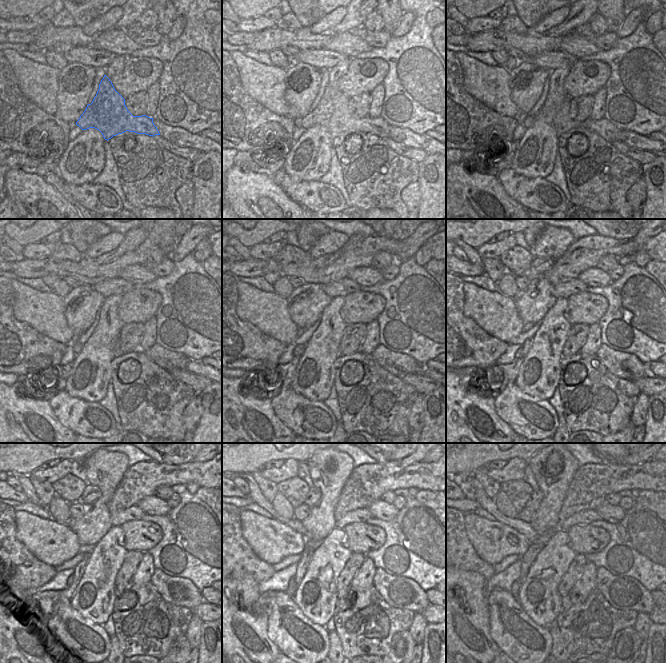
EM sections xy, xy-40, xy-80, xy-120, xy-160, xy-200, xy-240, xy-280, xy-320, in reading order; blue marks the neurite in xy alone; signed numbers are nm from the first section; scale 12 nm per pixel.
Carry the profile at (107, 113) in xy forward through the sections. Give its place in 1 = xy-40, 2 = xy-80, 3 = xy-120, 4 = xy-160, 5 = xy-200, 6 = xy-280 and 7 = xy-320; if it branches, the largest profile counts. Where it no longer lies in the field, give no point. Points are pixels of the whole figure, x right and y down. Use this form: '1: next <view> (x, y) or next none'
1: next xy-40 (332, 112)
2: next xy-80 (562, 122)
3: next xy-120 (166, 359)
4: next xy-160 (397, 364)
5: next xy-200 (623, 365)
6: next xy-280 (400, 592)
7: next xy-320 (625, 593)

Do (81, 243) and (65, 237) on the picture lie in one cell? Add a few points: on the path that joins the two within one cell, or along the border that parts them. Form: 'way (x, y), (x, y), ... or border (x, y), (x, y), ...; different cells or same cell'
border (66, 229), (70, 233), (72, 243); different cells

